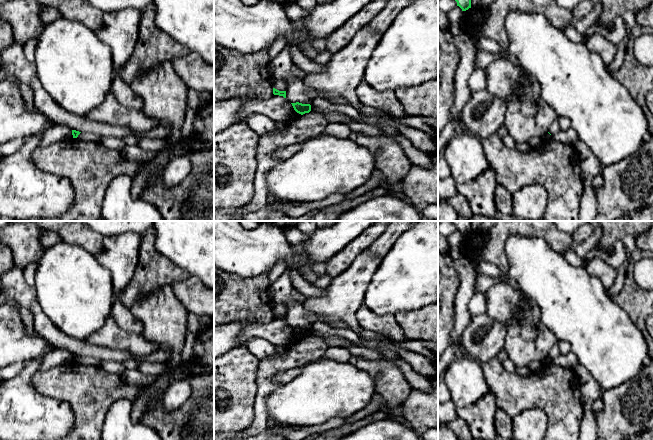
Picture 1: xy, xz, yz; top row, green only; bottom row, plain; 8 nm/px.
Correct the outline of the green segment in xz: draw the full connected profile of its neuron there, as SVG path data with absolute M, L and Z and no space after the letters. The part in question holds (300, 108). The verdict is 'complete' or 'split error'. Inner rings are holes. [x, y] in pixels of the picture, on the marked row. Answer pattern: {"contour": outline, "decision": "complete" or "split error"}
{"contour": "M296 102L296 103L291 103L294 110L303 115L305 113L309 113L311 111L311 105L310 104L302 104L302 103L299 103L299 102Z", "decision": "complete"}

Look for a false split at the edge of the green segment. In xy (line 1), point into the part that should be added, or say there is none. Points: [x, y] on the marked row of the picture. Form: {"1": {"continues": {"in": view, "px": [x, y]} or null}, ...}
{"1": {"continues": null}}

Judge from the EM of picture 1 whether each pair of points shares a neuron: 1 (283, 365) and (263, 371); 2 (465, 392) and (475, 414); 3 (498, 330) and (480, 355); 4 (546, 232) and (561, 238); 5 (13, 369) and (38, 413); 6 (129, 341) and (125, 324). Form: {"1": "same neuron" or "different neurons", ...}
{"1": "same neuron", "2": "different neurons", "3": "same neuron", "4": "same neuron", "5": "different neurons", "6": "different neurons"}

